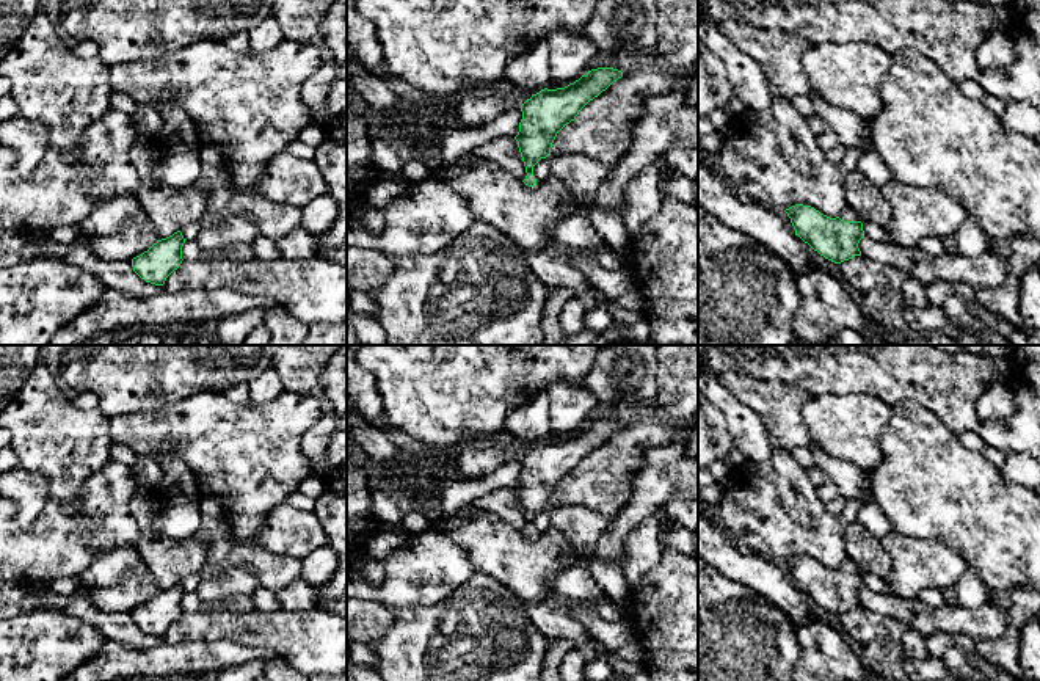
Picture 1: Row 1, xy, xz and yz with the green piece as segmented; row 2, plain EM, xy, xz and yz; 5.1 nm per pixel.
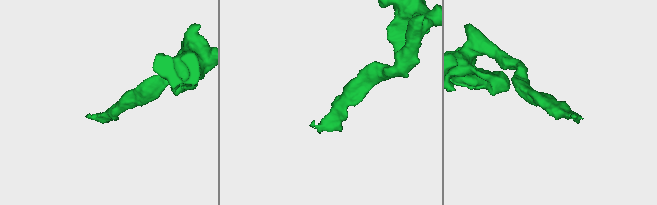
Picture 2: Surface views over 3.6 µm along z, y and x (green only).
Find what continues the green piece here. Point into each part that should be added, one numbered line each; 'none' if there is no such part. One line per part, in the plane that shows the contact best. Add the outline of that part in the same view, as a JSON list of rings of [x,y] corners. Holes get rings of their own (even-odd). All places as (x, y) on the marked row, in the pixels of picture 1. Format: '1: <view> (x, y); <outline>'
none

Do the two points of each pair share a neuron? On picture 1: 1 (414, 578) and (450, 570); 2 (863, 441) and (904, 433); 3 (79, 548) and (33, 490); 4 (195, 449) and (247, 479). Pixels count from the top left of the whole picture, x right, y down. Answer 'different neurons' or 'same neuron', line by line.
1: same neuron
2: different neurons
3: different neurons
4: same neuron

